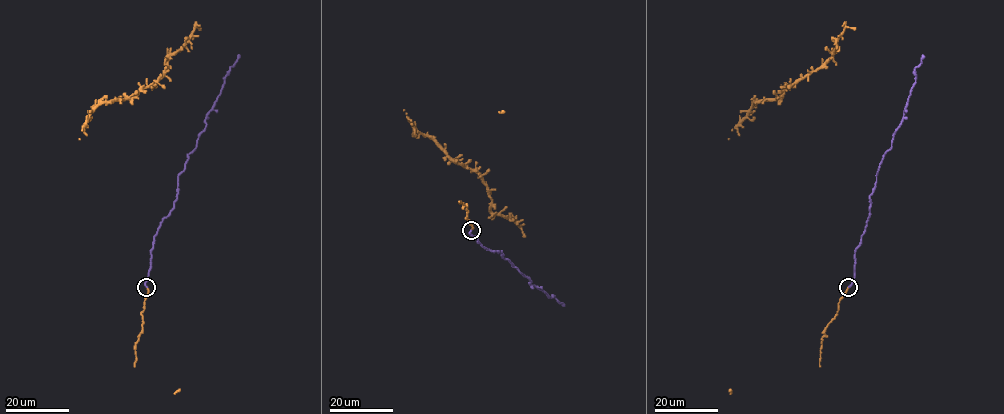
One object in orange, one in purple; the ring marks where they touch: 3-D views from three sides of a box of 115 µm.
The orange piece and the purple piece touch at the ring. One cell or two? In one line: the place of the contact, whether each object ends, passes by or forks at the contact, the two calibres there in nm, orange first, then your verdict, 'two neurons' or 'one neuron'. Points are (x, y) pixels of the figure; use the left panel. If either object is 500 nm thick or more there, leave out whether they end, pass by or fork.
place (146, 287); orange ends; purple ends; calibres 200 and 180 nm; one neuron

